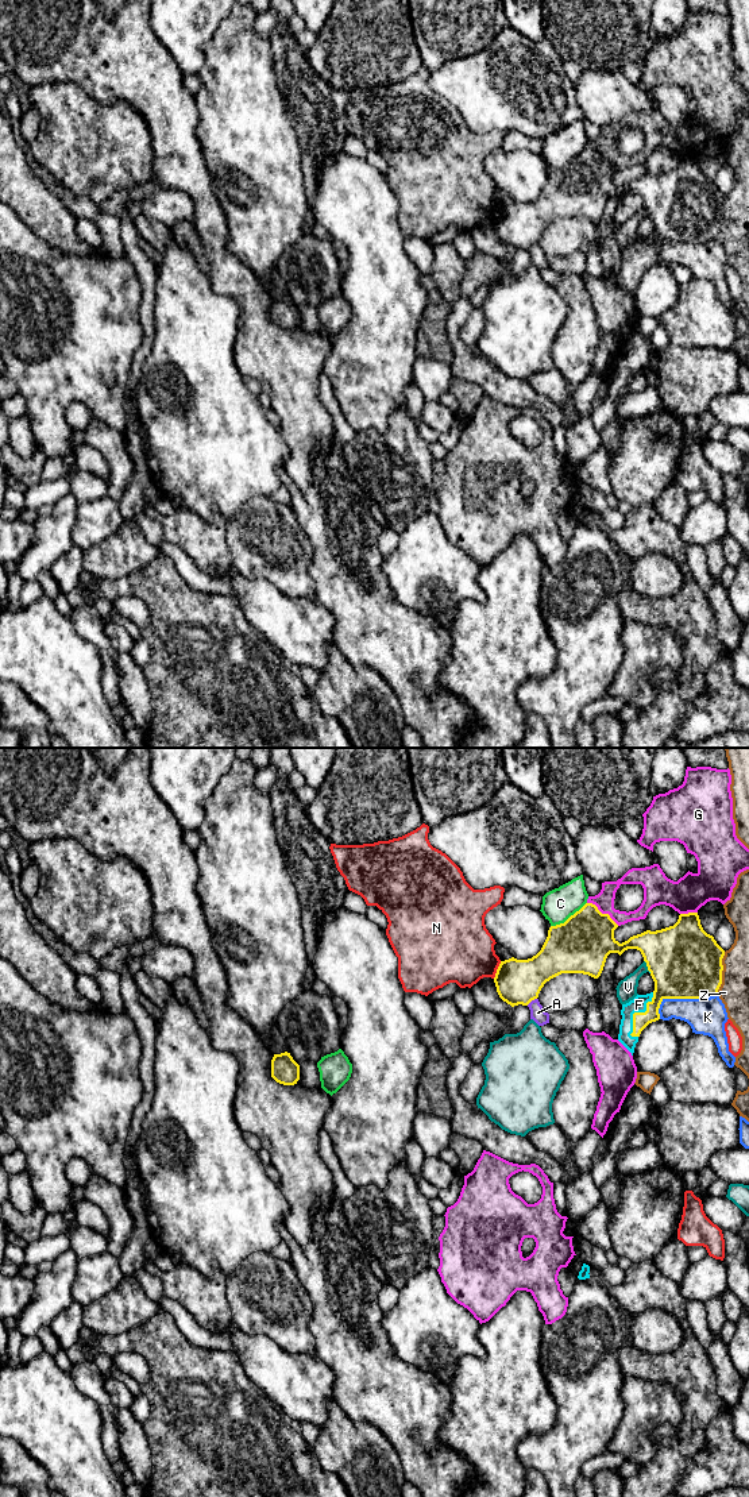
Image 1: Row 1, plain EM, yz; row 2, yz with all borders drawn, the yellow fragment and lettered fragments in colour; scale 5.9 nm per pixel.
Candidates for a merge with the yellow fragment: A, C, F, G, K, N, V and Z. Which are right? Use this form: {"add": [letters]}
{"add": ["F"]}

